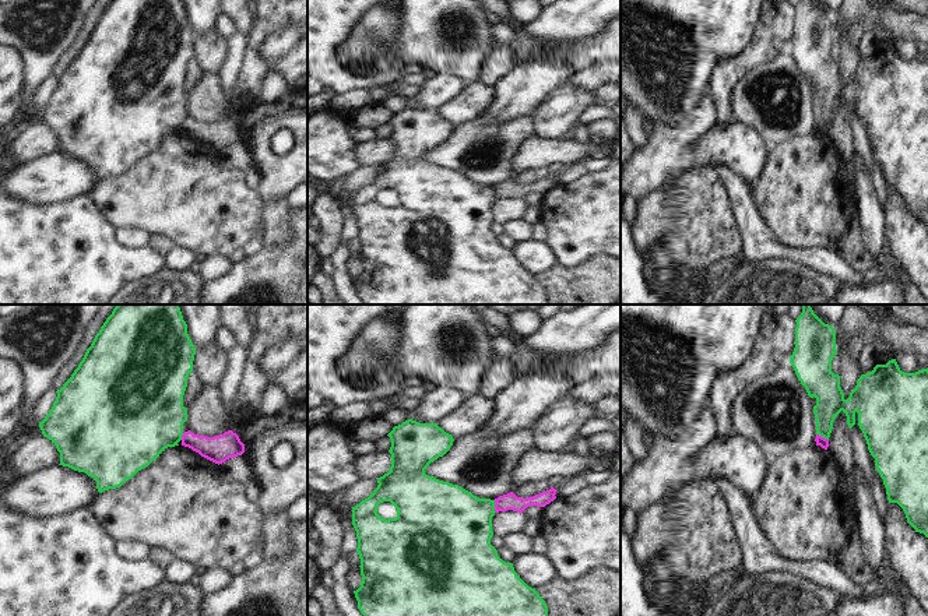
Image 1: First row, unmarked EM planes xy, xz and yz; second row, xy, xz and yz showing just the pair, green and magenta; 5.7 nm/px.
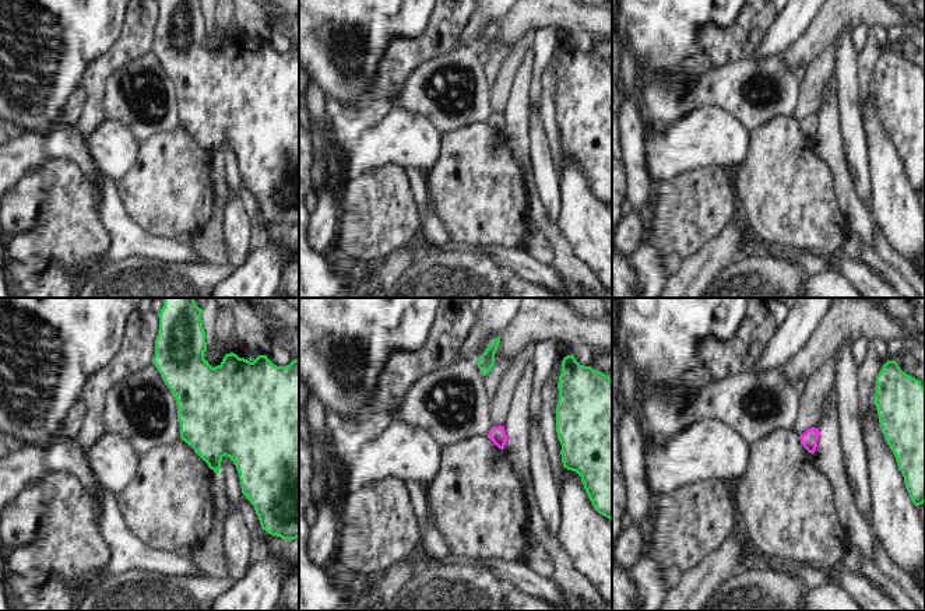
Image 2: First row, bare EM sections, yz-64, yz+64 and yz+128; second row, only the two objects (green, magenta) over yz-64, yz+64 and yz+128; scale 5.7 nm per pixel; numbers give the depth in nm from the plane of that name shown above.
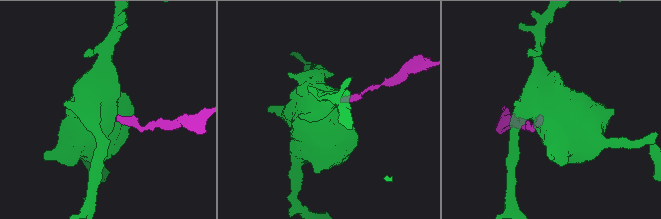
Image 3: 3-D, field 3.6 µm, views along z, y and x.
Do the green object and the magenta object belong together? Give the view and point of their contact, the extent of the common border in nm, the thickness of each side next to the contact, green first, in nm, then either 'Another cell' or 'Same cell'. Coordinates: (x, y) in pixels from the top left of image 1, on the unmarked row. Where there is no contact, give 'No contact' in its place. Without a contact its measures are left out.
Touches green at xz (494, 193). Shared border 70 nm. Thickness 420 nm (green) against 100 nm. Another cell.

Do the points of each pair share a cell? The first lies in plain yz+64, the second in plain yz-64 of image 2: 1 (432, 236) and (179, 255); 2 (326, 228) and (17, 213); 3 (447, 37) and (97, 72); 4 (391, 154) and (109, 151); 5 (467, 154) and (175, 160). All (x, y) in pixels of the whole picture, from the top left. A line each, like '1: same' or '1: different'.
1: same
2: same
3: same
4: same
5: same

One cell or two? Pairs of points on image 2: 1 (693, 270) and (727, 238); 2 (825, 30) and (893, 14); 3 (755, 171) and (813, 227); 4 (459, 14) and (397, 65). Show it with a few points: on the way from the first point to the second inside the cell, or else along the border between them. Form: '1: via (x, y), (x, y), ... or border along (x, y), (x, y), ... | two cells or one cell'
1: via (702, 264), (720, 246) | one cell
2: via (841, 14), (876, 14) | one cell
3: via (769, 182), (799, 213) | one cell
4: via (443, 24), (417, 51), (412, 51) | one cell

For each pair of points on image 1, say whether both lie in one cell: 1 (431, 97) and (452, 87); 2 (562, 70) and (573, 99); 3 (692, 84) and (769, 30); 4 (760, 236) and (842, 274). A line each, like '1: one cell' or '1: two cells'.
1: one cell
2: two cells
3: two cells
4: one cell

